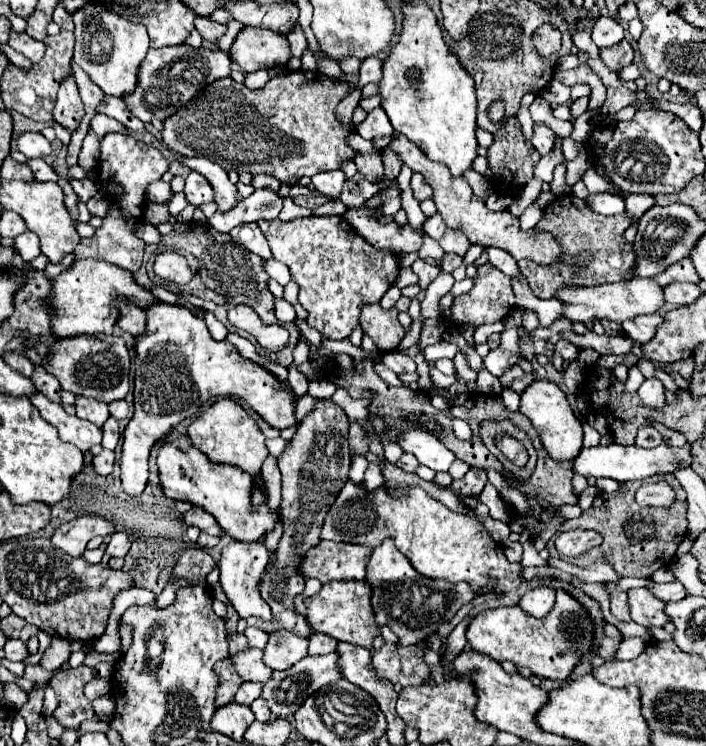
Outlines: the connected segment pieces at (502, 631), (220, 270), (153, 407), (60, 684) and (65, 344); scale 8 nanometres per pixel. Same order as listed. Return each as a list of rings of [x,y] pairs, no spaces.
[[[558,590],[556,604],[544,618],[534,618],[520,606],[484,610],[470,622],[466,638],[476,652],[496,662],[510,660],[516,666],[530,668],[532,674],[540,678],[564,682],[580,664],[580,658],[594,652],[594,622],[588,610],[572,594]]]
[[[190,222],[190,224],[176,224],[174,232],[170,234],[170,240],[174,240],[174,248],[176,250],[186,250],[186,252],[192,252],[198,260],[200,260],[200,274],[202,274],[202,282],[206,286],[210,286],[214,292],[220,292],[222,296],[226,296],[226,304],[224,306],[214,306],[214,308],[206,308],[206,310],[212,310],[216,314],[216,318],[220,322],[224,322],[226,318],[226,310],[236,306],[236,304],[248,304],[264,324],[278,324],[278,326],[284,326],[288,328],[289,342],[286,348],[281,350],[281,365],[285,365],[286,368],[293,363],[293,351],[296,348],[300,340],[300,332],[296,330],[296,324],[292,322],[280,322],[276,320],[276,314],[274,314],[274,296],[272,292],[268,290],[268,272],[264,268],[266,260],[248,252],[244,246],[240,246],[238,242],[232,240],[230,234],[222,234],[218,232],[216,228],[212,226],[200,226],[196,222]]]
[[[158,304],[158,308],[150,308],[146,312],[148,326],[146,334],[142,338],[136,338],[136,374],[134,374],[134,416],[128,422],[124,430],[124,446],[122,446],[122,458],[120,458],[120,480],[122,488],[130,496],[140,496],[146,482],[148,482],[148,458],[152,446],[164,438],[178,422],[182,422],[188,416],[198,414],[206,402],[210,402],[216,396],[236,396],[242,398],[254,408],[272,428],[284,430],[290,426],[296,426],[296,400],[290,390],[290,384],[274,376],[270,370],[258,366],[252,360],[246,360],[238,354],[238,350],[228,344],[226,340],[218,342],[210,336],[204,318],[198,318],[184,306],[170,306],[170,304]]]
[[[86,664],[72,668],[68,672],[56,672],[50,680],[58,696],[58,708],[54,710],[54,718],[64,726],[76,730],[84,720],[94,718],[94,710],[90,700],[82,694],[84,686],[94,678],[94,670]]]
[[[74,336],[62,338],[54,346],[54,356],[46,370],[52,372],[60,386],[72,394],[96,398],[100,402],[114,402],[128,394],[130,382],[130,354],[120,336]]]

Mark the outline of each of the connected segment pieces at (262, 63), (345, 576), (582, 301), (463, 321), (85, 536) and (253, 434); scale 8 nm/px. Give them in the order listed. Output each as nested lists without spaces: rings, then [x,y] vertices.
[[[244,26],[230,48],[230,56],[244,72],[272,70],[276,66],[286,66],[292,60],[290,44],[286,36],[266,30]]]
[[[322,540],[310,548],[300,560],[298,572],[304,578],[318,578],[322,584],[330,580],[364,580],[370,548],[362,544],[338,544]]]
[[[632,278],[632,280],[602,284],[594,288],[562,288],[558,290],[556,298],[562,298],[562,302],[568,304],[564,316],[572,322],[588,322],[592,318],[606,318],[610,322],[622,324],[636,316],[658,312],[664,306],[664,288],[652,278]]]
[[[490,262],[478,266],[478,272],[474,276],[474,286],[468,294],[458,296],[452,304],[452,314],[450,318],[444,320],[446,326],[481,326],[484,324],[491,324],[502,320],[509,312],[514,310],[516,306],[516,296],[512,290],[512,282],[510,276],[502,274],[498,268],[494,268]]]
[[[80,516],[62,524],[50,538],[52,546],[64,550],[70,556],[80,556],[86,544],[94,536],[110,536],[114,532],[114,524],[100,516]]]
[[[222,398],[214,402],[200,418],[188,426],[188,438],[196,448],[200,448],[210,462],[238,466],[252,476],[260,474],[260,468],[268,456],[266,436],[258,428],[256,420],[232,398]]]

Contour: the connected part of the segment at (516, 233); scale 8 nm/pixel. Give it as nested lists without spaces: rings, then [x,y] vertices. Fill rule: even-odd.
[[[394,136],[390,146],[388,146],[394,154],[400,156],[400,160],[410,166],[412,172],[420,172],[426,182],[432,186],[432,200],[436,204],[436,210],[438,214],[444,218],[446,226],[448,228],[454,228],[454,230],[462,230],[468,240],[472,244],[480,244],[480,246],[496,246],[496,248],[504,248],[508,250],[516,260],[522,260],[522,258],[530,258],[538,264],[552,264],[556,260],[560,260],[560,248],[558,248],[558,242],[548,234],[548,232],[540,232],[536,234],[534,230],[528,230],[528,232],[522,232],[518,228],[518,218],[514,218],[508,210],[504,212],[490,212],[486,206],[484,206],[484,200],[476,198],[468,186],[468,182],[462,178],[462,180],[450,180],[450,172],[446,172],[446,168],[442,168],[442,164],[434,164],[432,160],[426,160],[426,154],[424,152],[418,152],[418,146],[410,140],[406,140],[406,136]]]

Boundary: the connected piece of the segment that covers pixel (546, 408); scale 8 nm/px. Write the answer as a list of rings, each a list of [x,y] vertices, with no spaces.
[[[534,380],[522,394],[520,394],[520,412],[526,414],[534,428],[540,434],[540,440],[544,444],[544,448],[548,450],[548,454],[554,460],[572,460],[574,456],[578,456],[578,452],[582,450],[582,440],[584,440],[584,432],[582,432],[582,422],[574,416],[570,402],[566,400],[566,394],[548,380]]]

